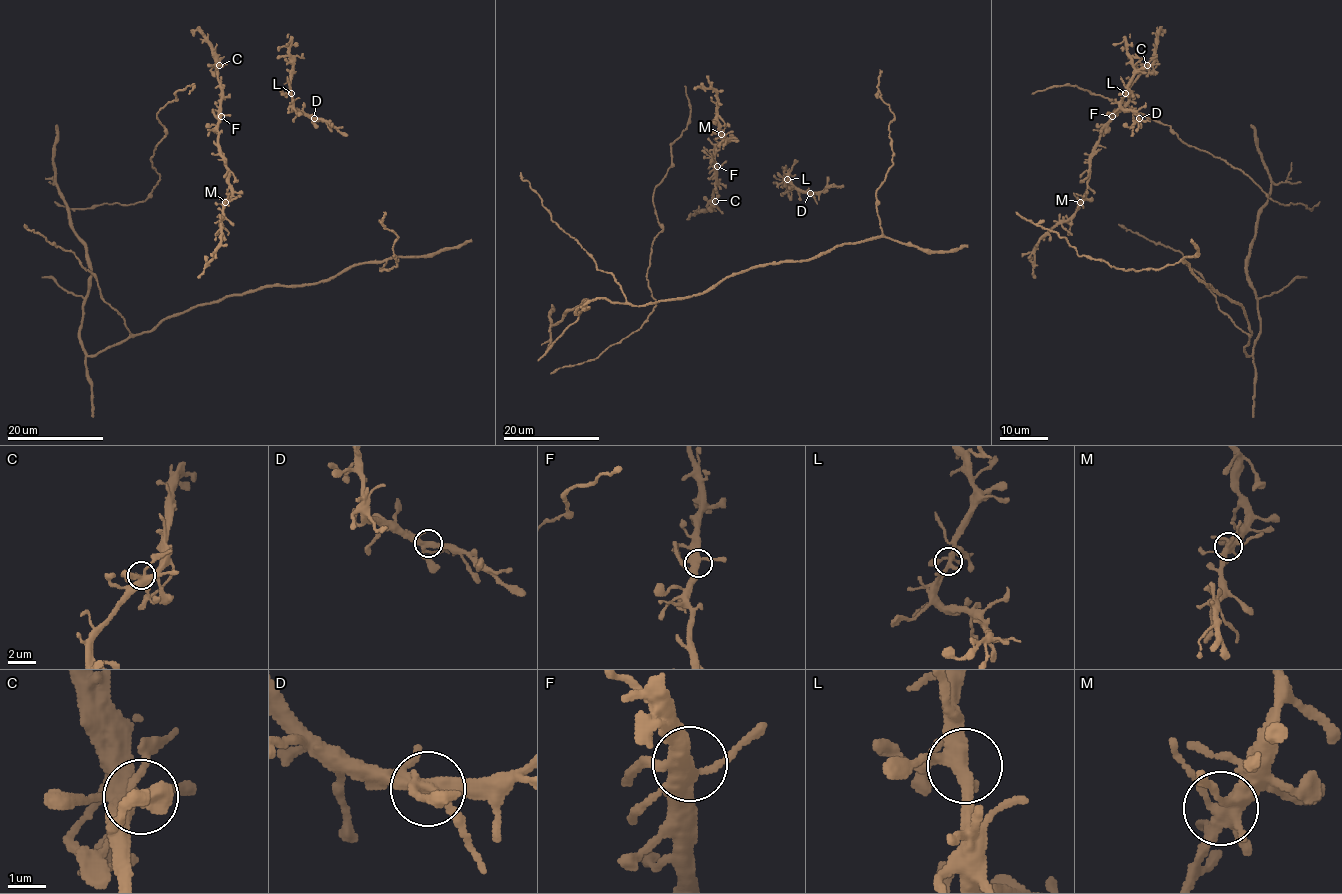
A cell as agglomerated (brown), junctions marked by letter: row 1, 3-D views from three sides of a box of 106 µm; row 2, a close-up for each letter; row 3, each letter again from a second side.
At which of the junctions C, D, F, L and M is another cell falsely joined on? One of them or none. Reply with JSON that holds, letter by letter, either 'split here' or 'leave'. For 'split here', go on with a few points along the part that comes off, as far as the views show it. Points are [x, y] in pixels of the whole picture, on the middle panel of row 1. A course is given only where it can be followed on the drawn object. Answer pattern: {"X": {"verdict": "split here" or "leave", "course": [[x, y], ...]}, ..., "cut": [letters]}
{"C": {"verdict": "leave"}, "D": {"verdict": "leave"}, "F": {"verdict": "leave"}, "L": {"verdict": "leave"}, "M": {"verdict": "leave"}, "cut": []}

